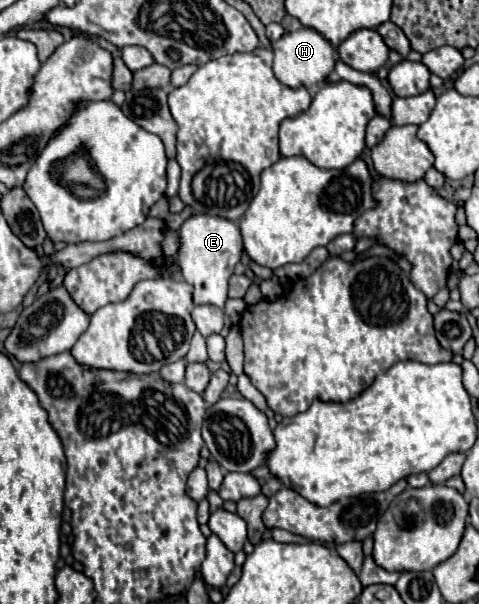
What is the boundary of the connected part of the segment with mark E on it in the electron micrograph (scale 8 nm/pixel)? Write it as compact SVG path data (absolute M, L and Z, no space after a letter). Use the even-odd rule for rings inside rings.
M194 213L188 217L180 229L180 251L178 251L178 265L182 267L182 277L194 287L194 303L196 305L216 305L224 307L228 279L234 273L234 265L242 259L242 235L238 223L218 217L218 215L204 215Z

